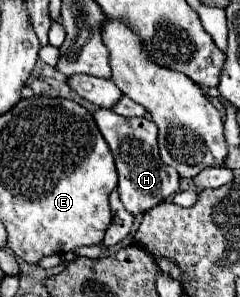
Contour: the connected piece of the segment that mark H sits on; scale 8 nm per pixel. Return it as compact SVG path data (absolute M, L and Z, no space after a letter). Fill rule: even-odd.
M107 108L97 110L93 118L113 152L119 174L121 202L133 216L155 208L159 202L179 192L179 174L171 166L161 162L157 148L157 126L149 118L125 118Z

